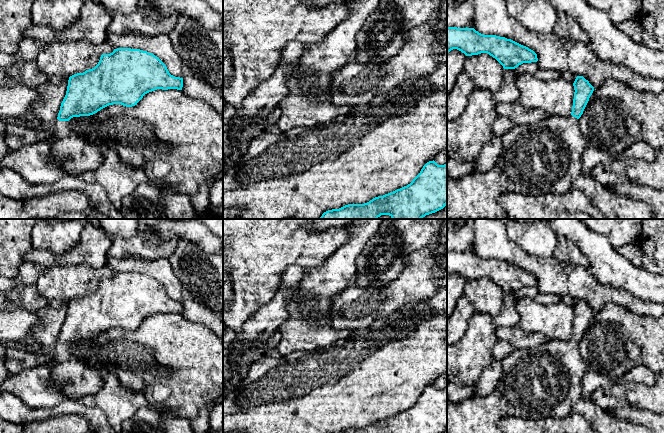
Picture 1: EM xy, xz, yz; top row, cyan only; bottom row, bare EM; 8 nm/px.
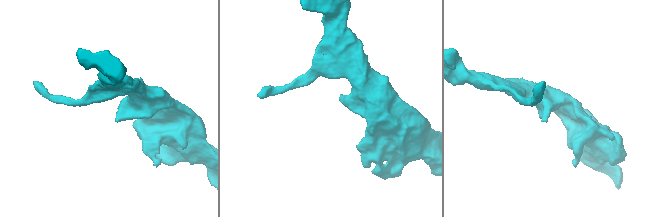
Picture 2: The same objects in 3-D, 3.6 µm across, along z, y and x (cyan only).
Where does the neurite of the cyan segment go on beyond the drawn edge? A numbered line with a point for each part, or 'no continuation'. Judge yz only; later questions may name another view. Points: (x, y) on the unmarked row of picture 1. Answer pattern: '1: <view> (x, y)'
1: yz (546, 380)

